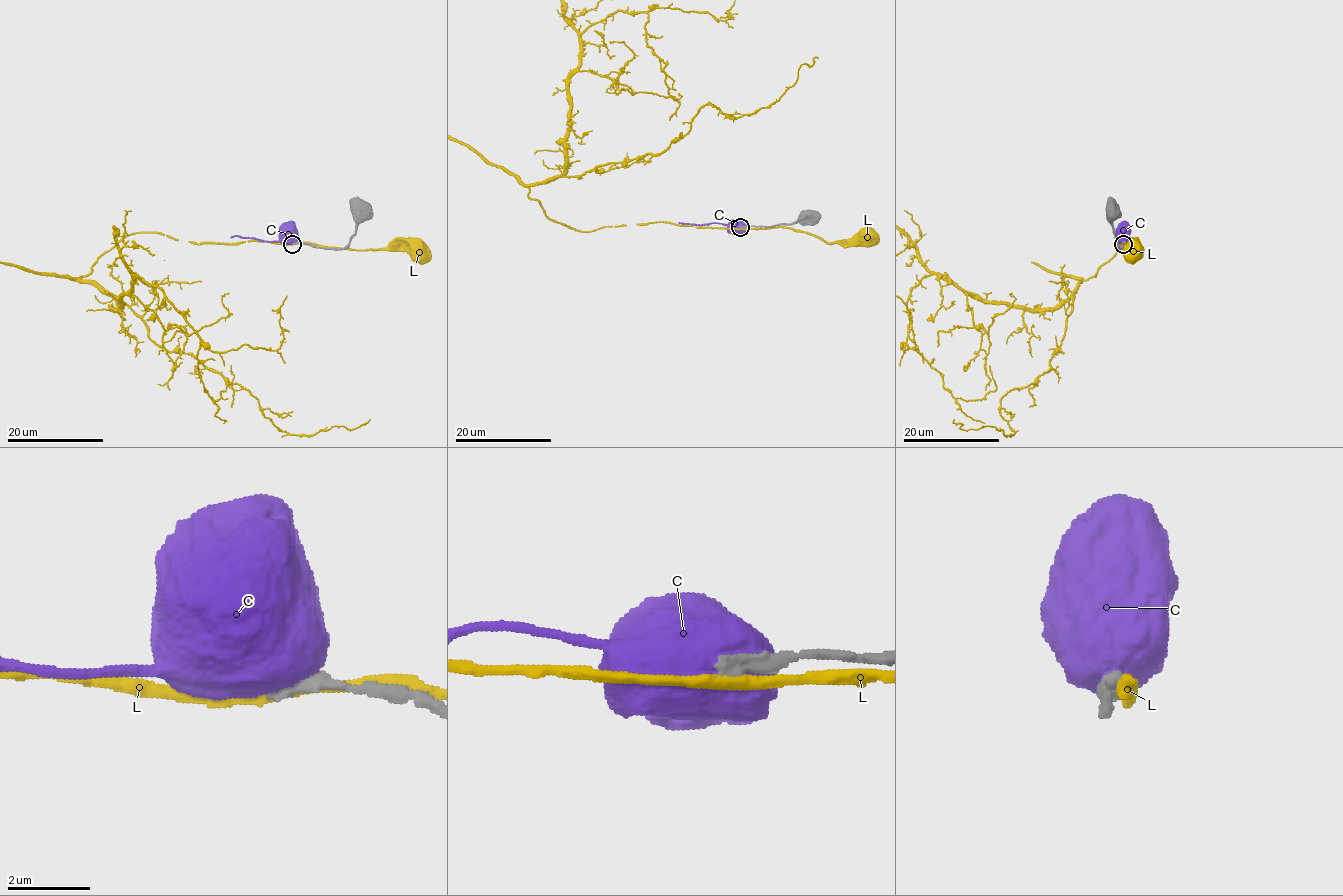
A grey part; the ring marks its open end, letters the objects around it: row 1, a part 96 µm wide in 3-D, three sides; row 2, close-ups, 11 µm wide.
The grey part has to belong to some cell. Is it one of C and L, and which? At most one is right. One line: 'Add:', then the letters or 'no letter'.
Add: no letter

